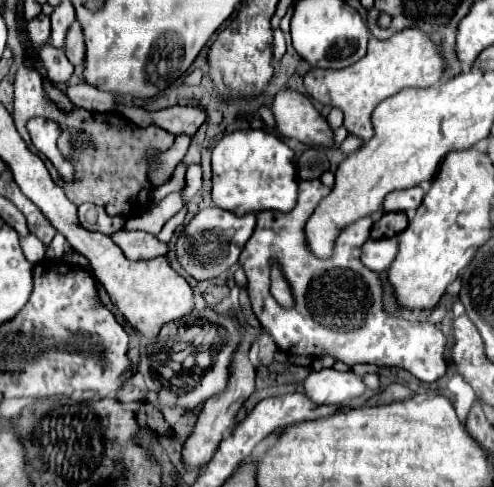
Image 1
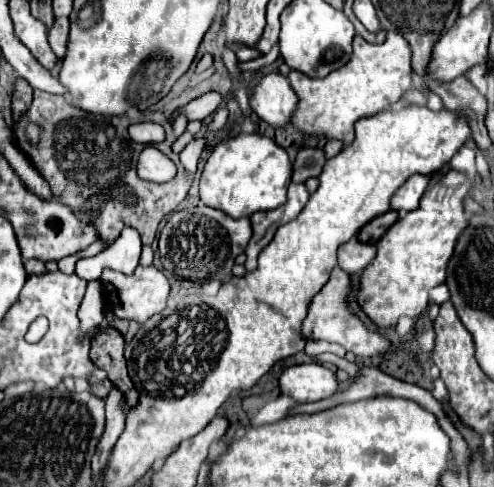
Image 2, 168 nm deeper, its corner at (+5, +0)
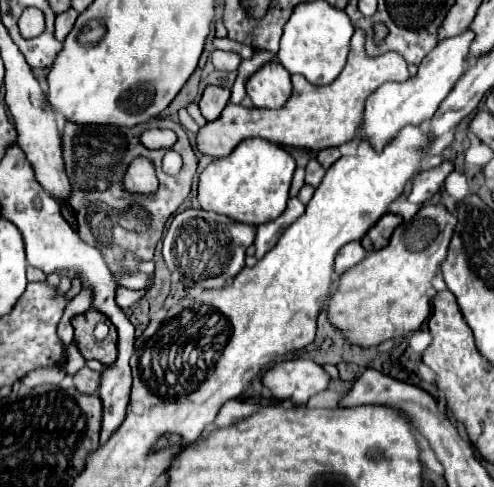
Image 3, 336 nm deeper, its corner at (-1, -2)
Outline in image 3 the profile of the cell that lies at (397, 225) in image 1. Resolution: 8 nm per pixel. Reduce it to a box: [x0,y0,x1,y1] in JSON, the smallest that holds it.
[362,213,402,253]

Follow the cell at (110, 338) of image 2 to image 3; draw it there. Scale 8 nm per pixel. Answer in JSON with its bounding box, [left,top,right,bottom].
[72,309,116,365]

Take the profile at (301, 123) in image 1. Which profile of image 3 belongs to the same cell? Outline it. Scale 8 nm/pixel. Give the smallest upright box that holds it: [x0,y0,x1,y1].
[246,61,292,107]

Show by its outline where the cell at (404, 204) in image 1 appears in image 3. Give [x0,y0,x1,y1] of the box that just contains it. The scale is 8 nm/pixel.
[408,161,454,203]

